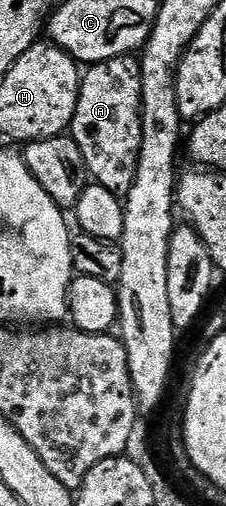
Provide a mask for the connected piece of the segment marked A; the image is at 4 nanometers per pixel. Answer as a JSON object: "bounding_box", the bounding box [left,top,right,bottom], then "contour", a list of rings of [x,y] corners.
{"bounding_box":[69,55,143,197],"contour":[[[135,55],[92,63],[82,72],[69,138],[81,149],[88,176],[109,193],[126,197],[133,189],[143,140],[142,120],[143,65]]]}

